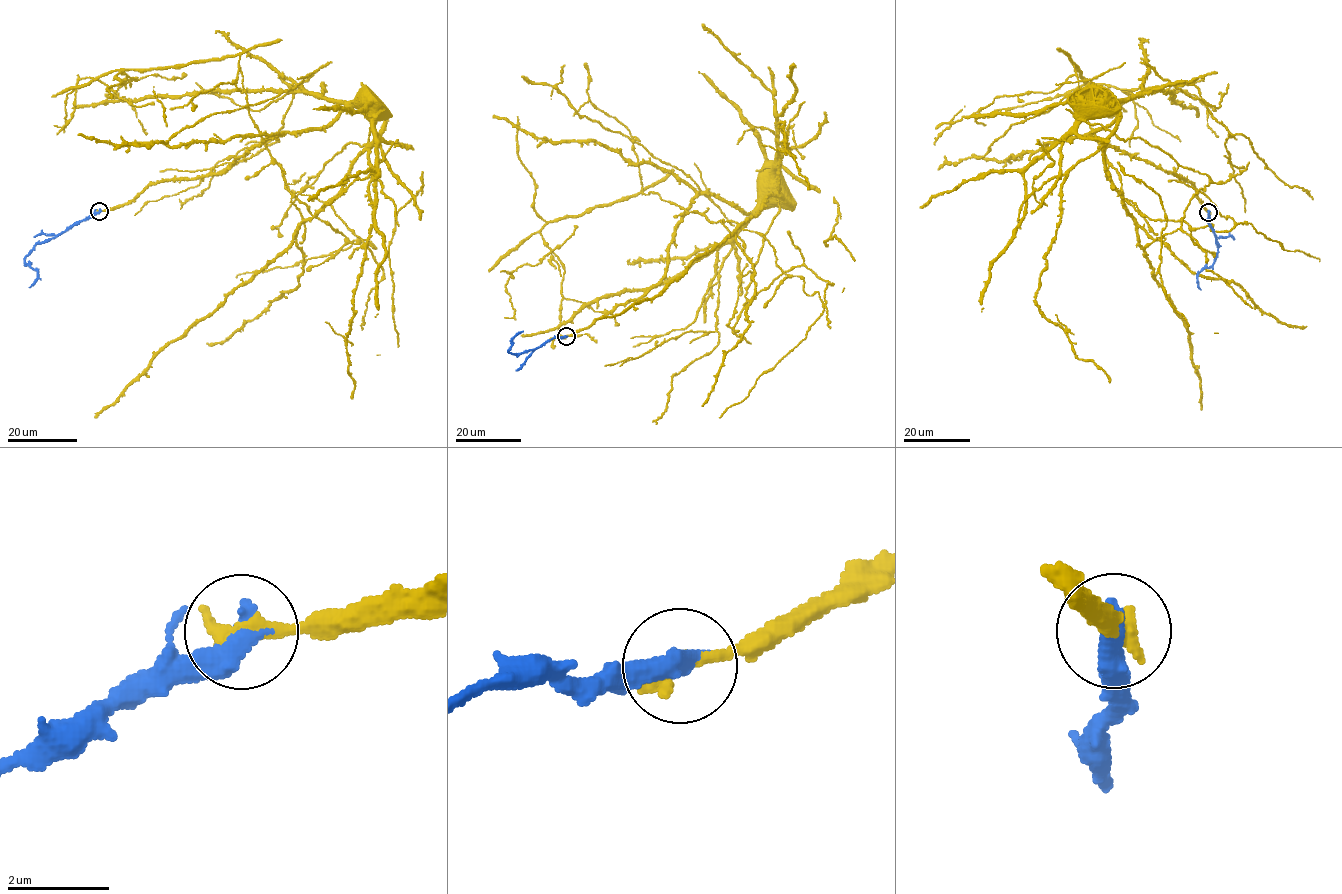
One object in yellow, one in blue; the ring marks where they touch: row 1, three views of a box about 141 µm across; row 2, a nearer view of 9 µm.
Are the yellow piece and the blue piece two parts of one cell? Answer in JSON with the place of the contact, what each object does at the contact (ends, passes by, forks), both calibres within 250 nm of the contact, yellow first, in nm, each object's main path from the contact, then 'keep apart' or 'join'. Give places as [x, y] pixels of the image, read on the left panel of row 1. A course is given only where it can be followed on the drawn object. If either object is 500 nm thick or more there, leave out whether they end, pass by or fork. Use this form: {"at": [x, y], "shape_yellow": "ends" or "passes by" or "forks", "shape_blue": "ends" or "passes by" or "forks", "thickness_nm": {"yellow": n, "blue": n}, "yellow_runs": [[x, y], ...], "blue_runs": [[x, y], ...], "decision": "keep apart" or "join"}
{"at": [99, 211], "thickness_nm": {"yellow": 360, "blue": 550}, "yellow_runs": [[100, 211], [155, 183], [219, 174], [264, 140], [322, 129], [354, 107], [385, 117], [293, 241], [94, 416]], "blue_runs": [[99, 211], [36, 245], [25, 260], [37, 271], [37, 280], [29, 287]], "decision": "join"}

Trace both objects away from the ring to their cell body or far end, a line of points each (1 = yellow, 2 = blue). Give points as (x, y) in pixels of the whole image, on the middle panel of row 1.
1: (566, 336), (660, 280), (676, 224), (699, 195), (750, 213), (791, 207), (768, 195), (658, 295), (596, 319)
2: (566, 337), (554, 337), (538, 347), (517, 355), (508, 351), (512, 339), (520, 332), (515, 337)

